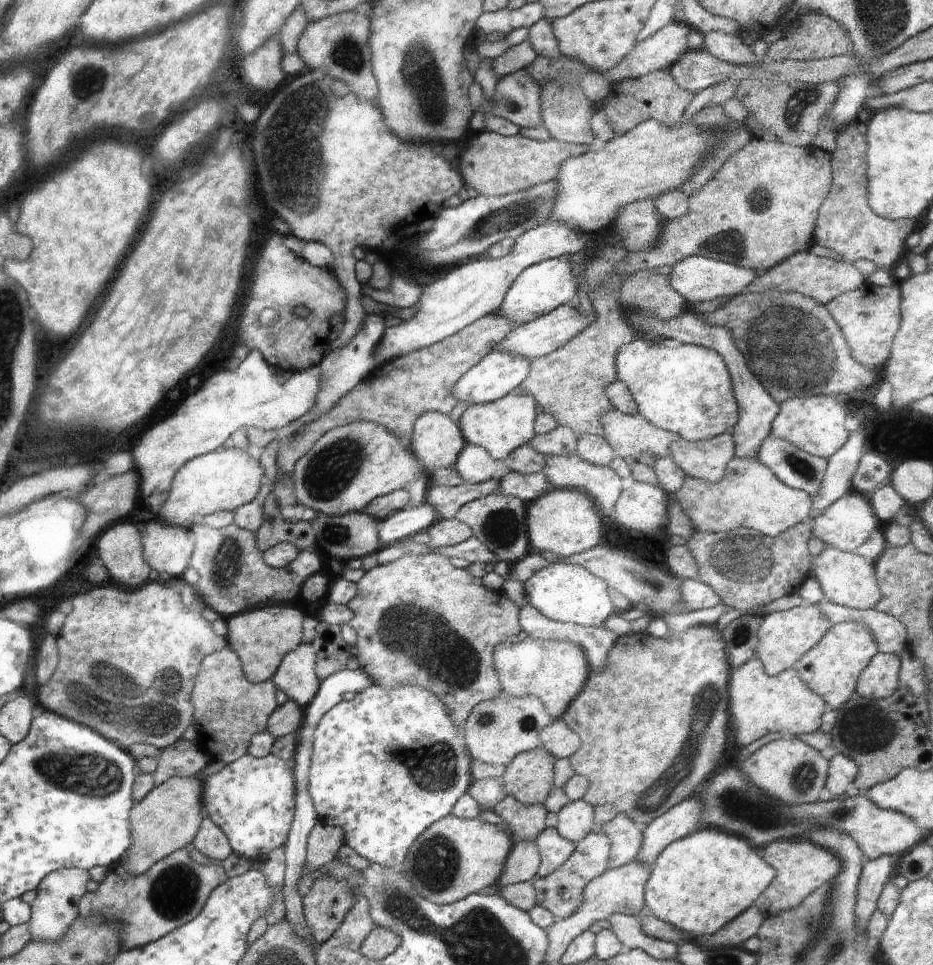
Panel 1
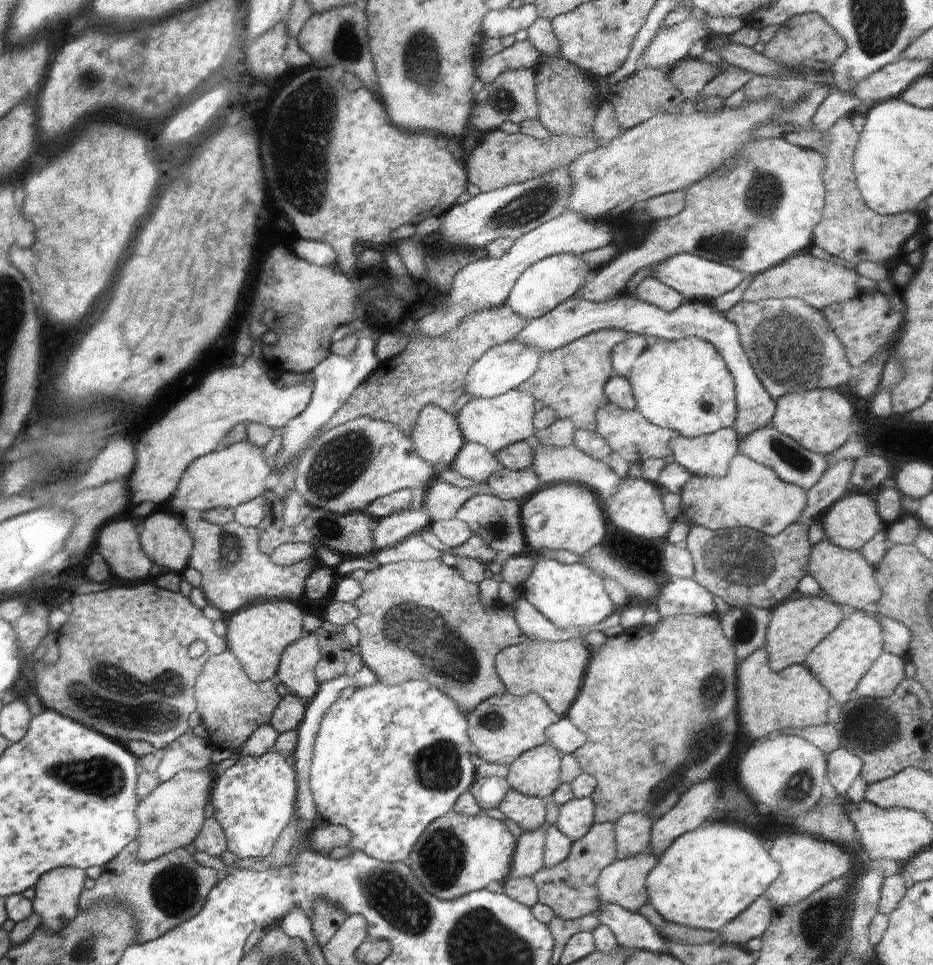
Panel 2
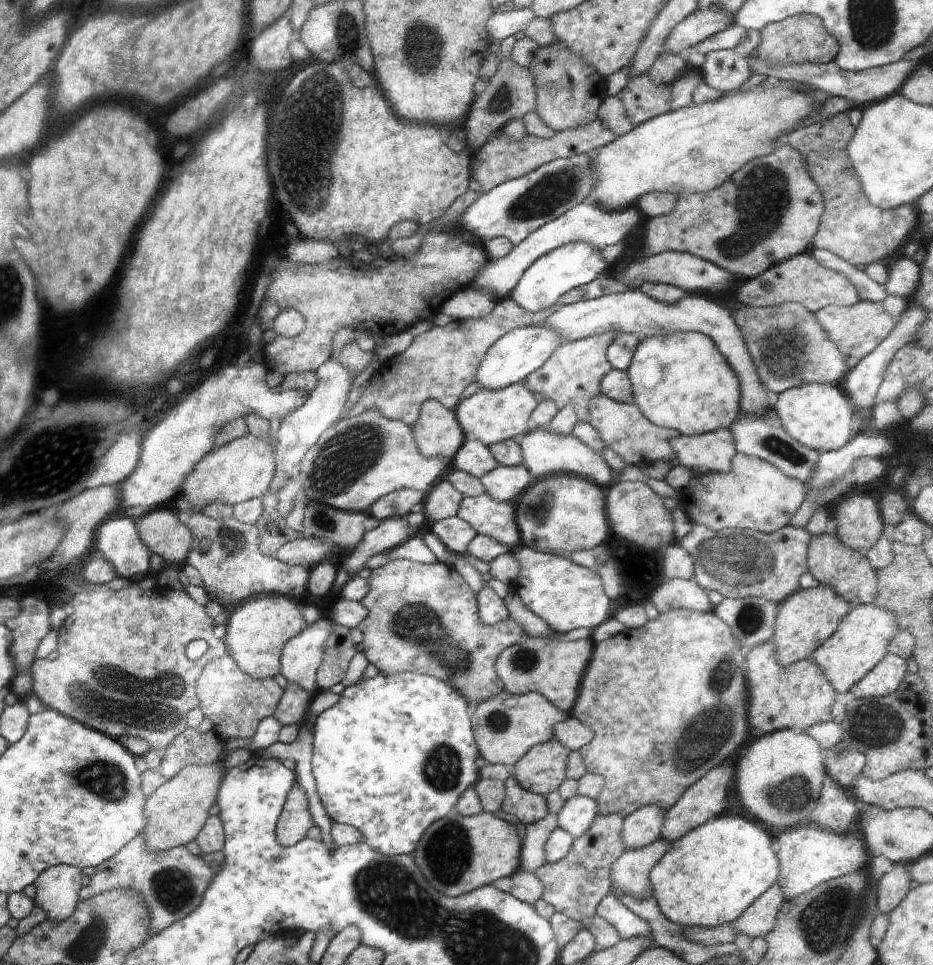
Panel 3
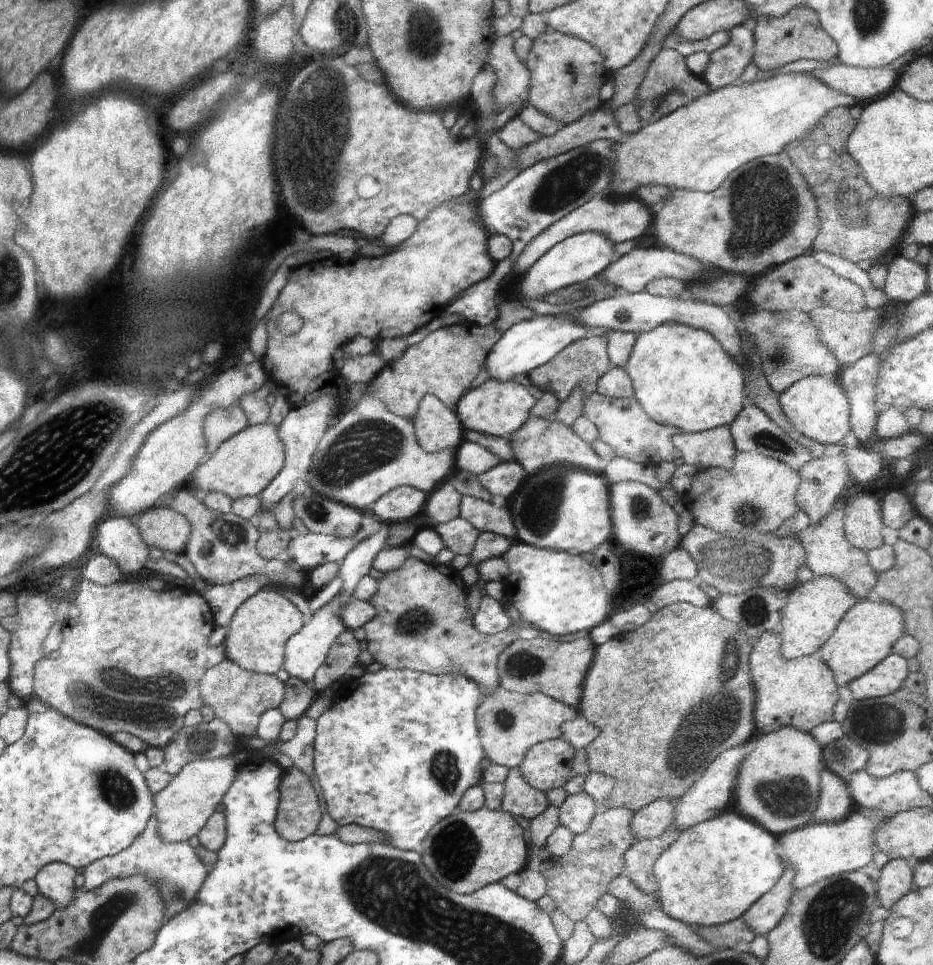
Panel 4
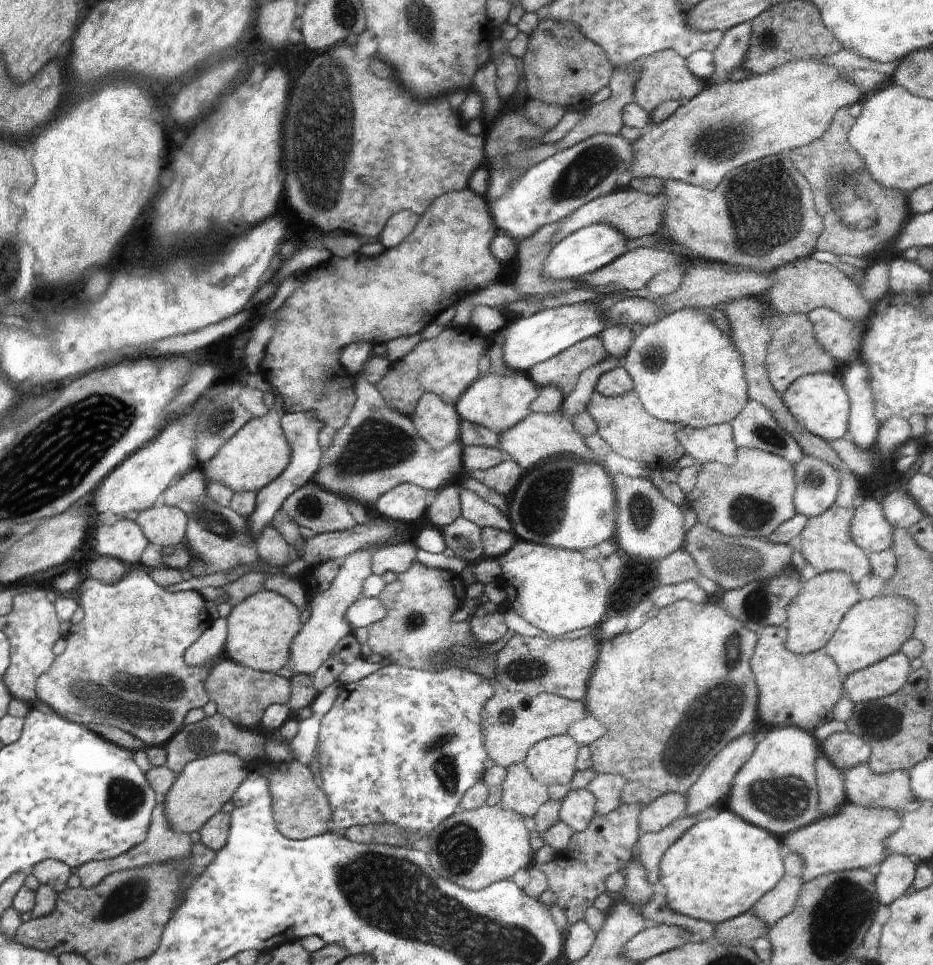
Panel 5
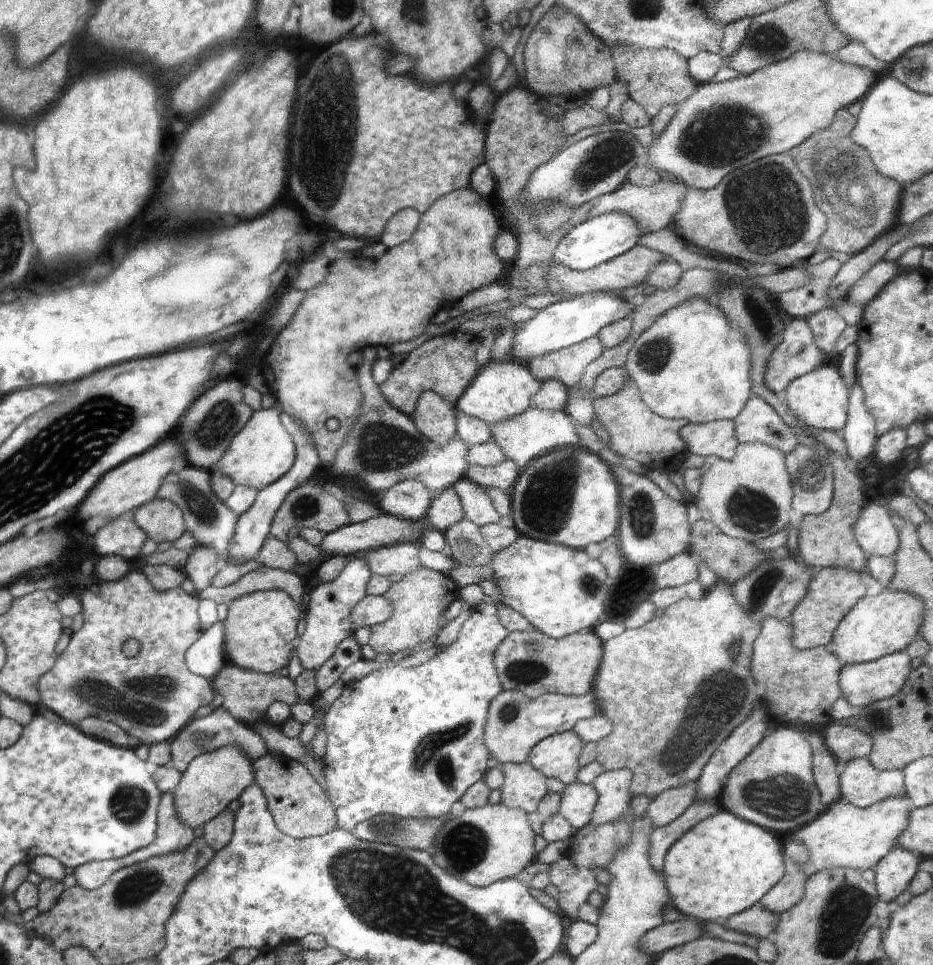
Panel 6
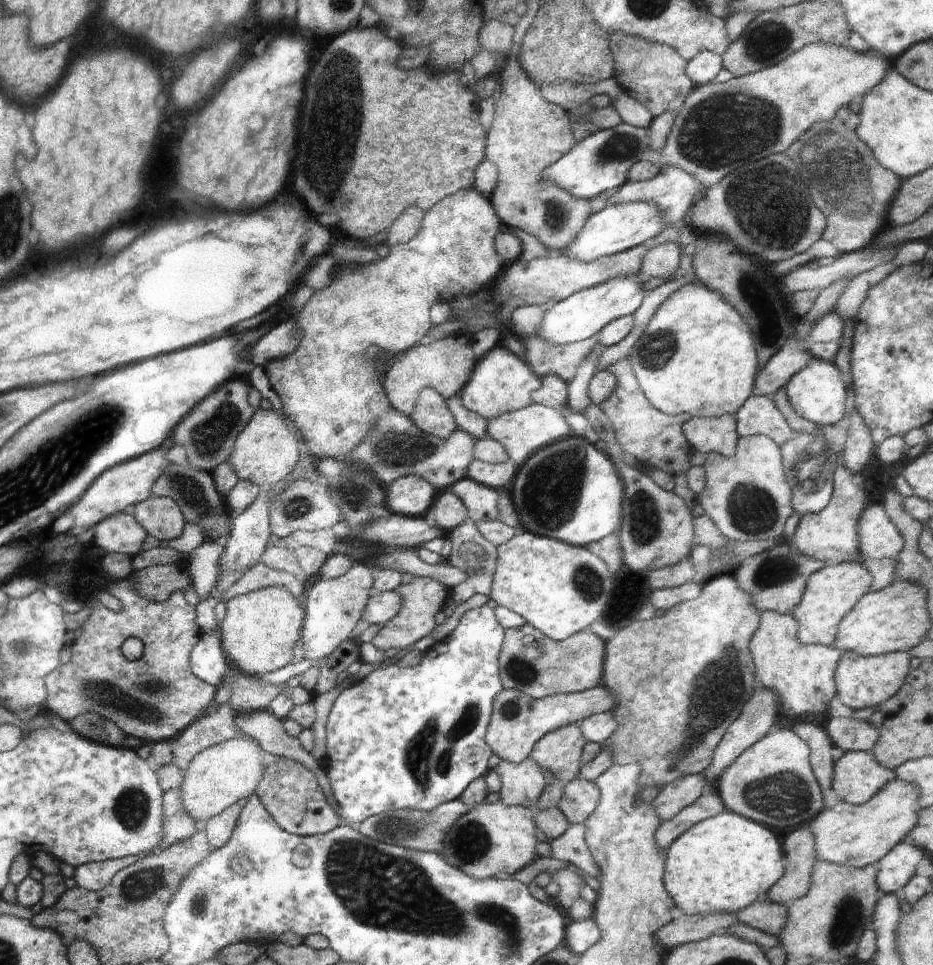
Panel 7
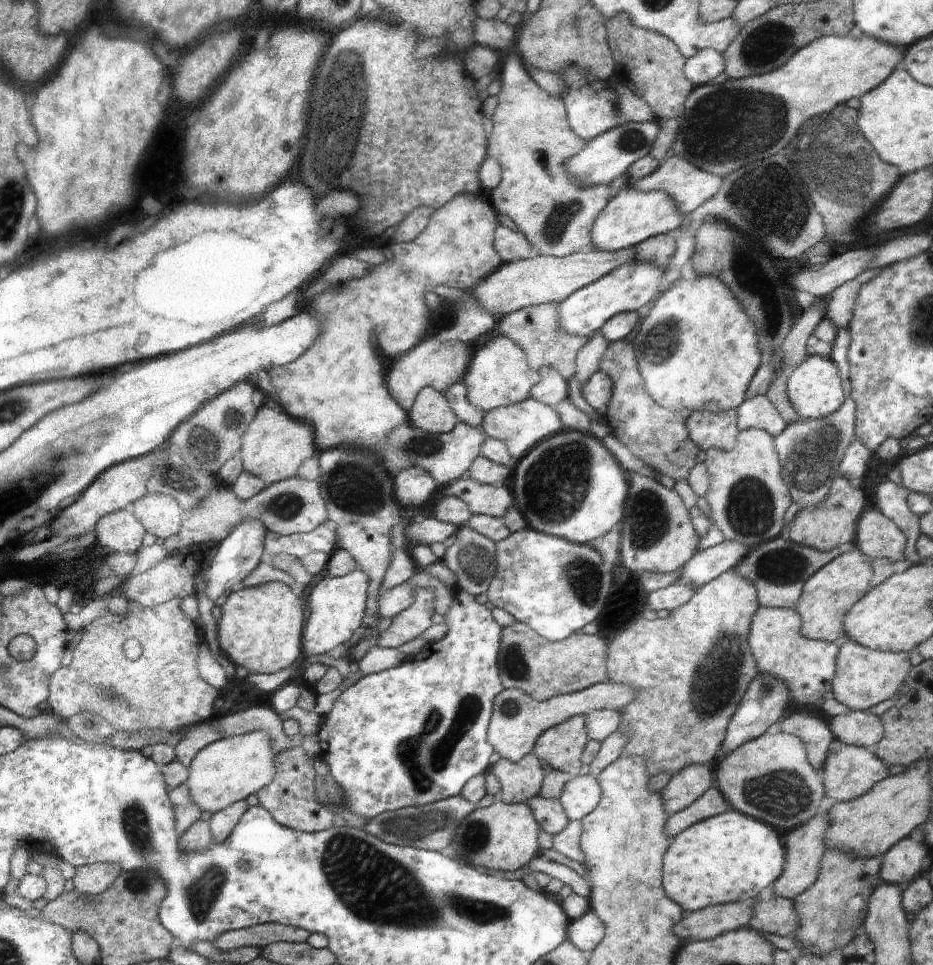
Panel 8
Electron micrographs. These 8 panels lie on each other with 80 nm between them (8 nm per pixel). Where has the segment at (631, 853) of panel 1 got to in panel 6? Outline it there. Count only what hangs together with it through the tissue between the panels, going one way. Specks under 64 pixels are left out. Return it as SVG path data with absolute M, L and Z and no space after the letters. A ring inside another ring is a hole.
M695 782L668 789L652 798L646 817L653 820L654 827L664 826L678 819L696 800L698 798Z

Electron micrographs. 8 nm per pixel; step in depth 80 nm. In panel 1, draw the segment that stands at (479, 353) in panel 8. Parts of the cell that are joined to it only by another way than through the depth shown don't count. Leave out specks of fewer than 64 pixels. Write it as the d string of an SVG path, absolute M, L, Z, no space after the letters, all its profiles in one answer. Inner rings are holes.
M508 393L491 403L470 405L460 417L460 428L471 445L481 446L497 462L501 463L515 448L522 447L534 438L536 418L535 397Z

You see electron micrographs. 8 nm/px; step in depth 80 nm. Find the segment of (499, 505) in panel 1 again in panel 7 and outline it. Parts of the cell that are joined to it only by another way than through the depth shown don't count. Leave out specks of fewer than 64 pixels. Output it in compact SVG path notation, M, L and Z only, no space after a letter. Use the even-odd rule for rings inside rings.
M466 476L448 490L463 500L468 509L469 518L474 524L478 521L483 522L483 520L499 518L498 504L501 494L496 489L477 483Z

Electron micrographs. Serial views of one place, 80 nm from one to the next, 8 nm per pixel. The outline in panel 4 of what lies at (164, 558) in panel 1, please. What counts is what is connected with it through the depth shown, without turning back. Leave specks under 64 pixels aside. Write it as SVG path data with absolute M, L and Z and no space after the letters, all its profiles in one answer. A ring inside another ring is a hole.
M161 503L137 516L136 520L142 538L150 548L157 548L164 554L185 554L191 538L191 524L185 516Z

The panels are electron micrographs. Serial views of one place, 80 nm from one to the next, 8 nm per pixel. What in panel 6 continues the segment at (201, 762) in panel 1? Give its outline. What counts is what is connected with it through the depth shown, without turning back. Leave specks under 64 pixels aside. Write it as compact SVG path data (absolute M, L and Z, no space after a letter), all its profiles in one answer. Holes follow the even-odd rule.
M222 706L214 709L210 715L197 718L187 724L175 737L167 742L167 745L171 752L170 766L181 772L181 774L197 756L222 747L235 746L241 748L251 760L259 759L268 753L262 737L253 730L252 726L236 720Z

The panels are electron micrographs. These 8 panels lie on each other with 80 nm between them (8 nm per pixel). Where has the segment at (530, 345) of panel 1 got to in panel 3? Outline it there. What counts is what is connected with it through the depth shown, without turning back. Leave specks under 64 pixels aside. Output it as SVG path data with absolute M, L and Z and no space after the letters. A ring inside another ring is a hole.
M638 288L623 293L602 295L595 300L584 300L574 304L558 305L558 310L548 314L546 318L535 324L554 330L562 340L574 341L593 335L612 333L636 333L641 337L668 336L676 332L698 332L708 336L719 348L719 352L727 358L728 364L742 382L742 410L744 414L765 415L768 412L767 394L759 380L758 367L754 364L746 339L734 315L719 304L717 299L702 294L686 294L678 304L664 304L646 296Z

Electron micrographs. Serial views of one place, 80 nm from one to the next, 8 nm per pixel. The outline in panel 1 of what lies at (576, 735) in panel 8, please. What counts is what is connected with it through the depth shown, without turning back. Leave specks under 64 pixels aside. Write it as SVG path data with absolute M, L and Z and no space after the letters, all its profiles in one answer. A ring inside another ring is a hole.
M538 747L516 755L504 768L503 787L521 803L543 803L555 784L557 758Z

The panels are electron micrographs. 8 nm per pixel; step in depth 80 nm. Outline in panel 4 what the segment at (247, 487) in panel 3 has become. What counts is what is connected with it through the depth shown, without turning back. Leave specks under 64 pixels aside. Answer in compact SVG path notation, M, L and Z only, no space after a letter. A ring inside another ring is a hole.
M269 420L264 424L248 426L239 435L232 436L221 447L210 451L207 459L190 476L200 490L220 490L232 502L246 496L256 496L272 483L284 467L284 445L280 442L278 427Z

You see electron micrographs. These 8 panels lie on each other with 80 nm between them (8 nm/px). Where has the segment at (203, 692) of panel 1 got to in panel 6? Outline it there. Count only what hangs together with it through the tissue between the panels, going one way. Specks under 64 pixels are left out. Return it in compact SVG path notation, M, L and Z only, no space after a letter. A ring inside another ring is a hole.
M228 664L228 666L223 666L212 680L215 684L216 692L219 692L224 698L222 707L236 720L249 726L266 719L267 711L271 704L276 701L285 702L290 706L301 702L295 682L278 674L268 676L268 674L242 670L238 666Z

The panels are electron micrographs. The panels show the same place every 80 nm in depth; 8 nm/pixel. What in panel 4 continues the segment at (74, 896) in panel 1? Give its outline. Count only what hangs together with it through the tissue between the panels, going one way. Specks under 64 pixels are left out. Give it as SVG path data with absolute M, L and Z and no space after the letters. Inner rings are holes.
M62 862L45 864L33 878L39 894L52 899L55 902L55 908L65 907L72 900L76 890L74 886L76 869Z

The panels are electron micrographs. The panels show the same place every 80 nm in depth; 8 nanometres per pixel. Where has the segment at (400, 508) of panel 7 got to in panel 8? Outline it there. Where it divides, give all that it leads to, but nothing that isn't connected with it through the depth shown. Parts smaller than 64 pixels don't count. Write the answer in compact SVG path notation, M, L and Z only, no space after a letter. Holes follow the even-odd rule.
M406 467L396 474L396 494L401 506L424 506L439 489L439 484L422 467Z

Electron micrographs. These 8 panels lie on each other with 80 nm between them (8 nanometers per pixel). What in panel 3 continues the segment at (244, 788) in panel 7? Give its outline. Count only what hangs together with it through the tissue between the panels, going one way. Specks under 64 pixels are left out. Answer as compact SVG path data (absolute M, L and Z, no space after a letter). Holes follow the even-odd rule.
M222 762L186 766L147 797L147 823L142 834L146 836L148 852L170 851L174 846L186 845L198 838L210 818L208 810L218 799L219 788L226 776L225 770Z

